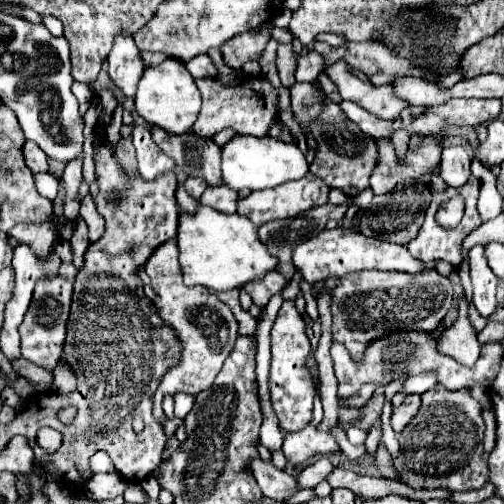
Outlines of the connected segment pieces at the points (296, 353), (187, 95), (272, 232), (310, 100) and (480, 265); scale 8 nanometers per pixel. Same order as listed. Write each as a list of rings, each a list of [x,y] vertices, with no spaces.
[[[284,301],[272,329],[272,365],[270,365],[268,389],[270,389],[270,399],[272,399],[274,413],[278,417],[278,423],[286,431],[298,431],[298,427],[306,427],[312,419],[314,385],[306,369],[306,355],[310,353],[310,341],[304,329],[306,329],[306,323],[298,315],[294,303]]]
[[[166,59],[156,67],[144,69],[144,75],[136,91],[136,113],[150,125],[156,125],[168,133],[184,135],[194,125],[200,111],[198,87],[188,73],[186,65],[178,59]]]
[[[352,197],[346,199],[346,203],[342,205],[322,205],[312,209],[310,213],[302,213],[298,217],[290,217],[290,219],[282,219],[282,221],[270,221],[266,225],[262,225],[258,229],[260,241],[268,247],[268,251],[278,257],[280,265],[278,271],[286,277],[294,275],[294,267],[292,267],[292,251],[298,243],[304,243],[306,239],[318,235],[326,221],[330,219],[344,219],[348,207],[354,203]]]
[[[296,83],[292,89],[292,111],[300,125],[310,125],[322,111],[320,91],[312,83]]]
[[[472,247],[470,253],[470,275],[472,275],[472,285],[474,285],[474,295],[472,295],[472,303],[476,305],[478,313],[482,317],[490,317],[496,311],[496,275],[490,271],[488,263],[486,263],[486,255],[484,255],[484,247]]]

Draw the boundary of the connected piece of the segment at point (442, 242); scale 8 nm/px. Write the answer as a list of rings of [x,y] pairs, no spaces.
[[[470,177],[462,187],[458,187],[458,189],[450,189],[450,187],[448,187],[448,189],[442,193],[442,199],[448,199],[448,197],[454,197],[454,195],[462,195],[462,197],[466,199],[466,213],[464,213],[462,221],[460,221],[456,227],[452,227],[452,229],[446,229],[446,227],[442,227],[442,225],[436,223],[436,219],[434,219],[434,215],[436,215],[436,199],[440,199],[440,195],[438,195],[438,197],[432,195],[432,203],[430,203],[430,207],[426,209],[426,221],[424,221],[418,237],[414,237],[414,239],[408,243],[408,251],[410,251],[416,259],[420,259],[420,261],[424,261],[424,263],[442,259],[442,261],[452,263],[454,267],[460,267],[460,263],[462,263],[462,251],[460,251],[462,241],[466,239],[466,235],[468,235],[470,231],[478,229],[480,223],[482,223],[482,221],[480,221],[480,215],[478,215],[478,211],[476,211],[478,189],[480,189],[480,179]]]

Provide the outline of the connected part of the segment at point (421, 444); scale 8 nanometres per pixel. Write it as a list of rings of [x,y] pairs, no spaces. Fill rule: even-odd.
[[[434,385],[422,395],[422,405],[418,415],[404,427],[400,433],[400,453],[392,459],[392,467],[398,471],[402,483],[412,489],[450,489],[450,491],[470,491],[480,489],[488,481],[488,453],[484,451],[484,421],[482,421],[482,407],[470,395],[470,389],[446,391],[442,385]]]

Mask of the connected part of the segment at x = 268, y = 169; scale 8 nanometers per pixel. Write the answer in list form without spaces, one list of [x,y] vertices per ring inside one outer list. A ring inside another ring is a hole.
[[[238,135],[222,147],[222,179],[224,179],[224,185],[228,185],[236,191],[240,191],[244,187],[250,189],[250,191],[262,191],[262,189],[276,187],[276,185],[282,185],[282,183],[292,181],[292,179],[302,179],[308,173],[308,167],[310,165],[308,165],[304,153],[300,151],[300,147],[296,143],[286,143],[286,141],[280,141],[280,139],[274,139],[274,137]]]

